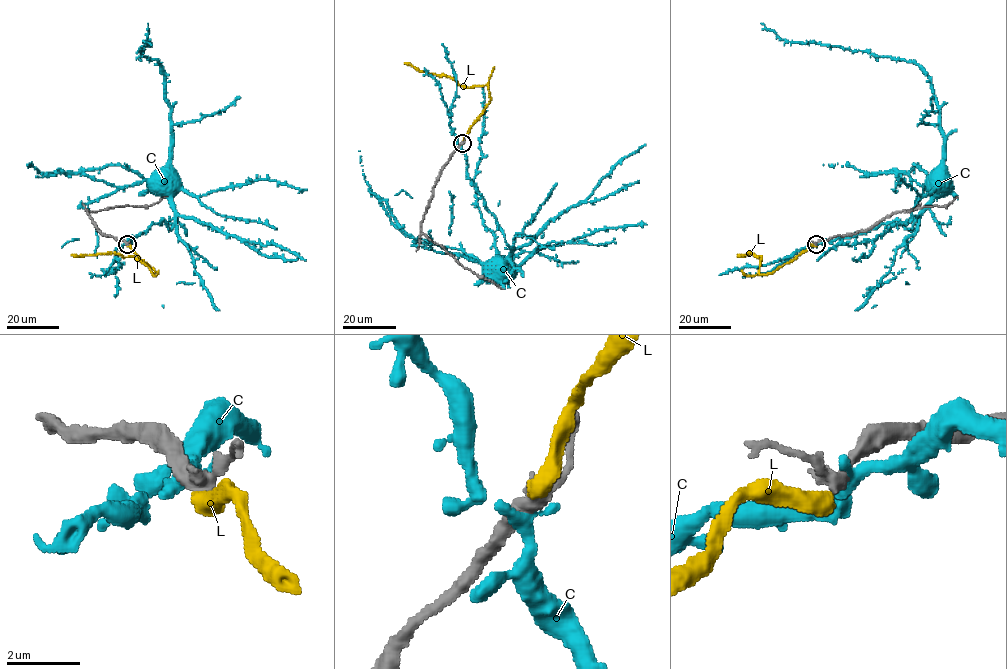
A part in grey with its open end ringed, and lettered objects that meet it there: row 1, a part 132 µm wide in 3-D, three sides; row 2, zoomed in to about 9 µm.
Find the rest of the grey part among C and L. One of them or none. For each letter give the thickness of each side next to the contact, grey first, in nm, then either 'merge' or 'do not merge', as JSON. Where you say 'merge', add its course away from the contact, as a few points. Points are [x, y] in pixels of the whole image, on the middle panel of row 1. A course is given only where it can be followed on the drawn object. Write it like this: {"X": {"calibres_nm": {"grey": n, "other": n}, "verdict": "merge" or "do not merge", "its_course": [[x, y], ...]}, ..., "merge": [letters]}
{"C": {"calibres_nm": {"grey": 440, "other": 340}, "verdict": "do not merge"}, "L": {"calibres_nm": {"grey": 400, "other": 550}, "verdict": "merge", "its_course": [[462, 143], [469, 127], [490, 99], [488, 85], [461, 86], [445, 75], [419, 71], [404, 62]]}, "merge": ["L"]}

